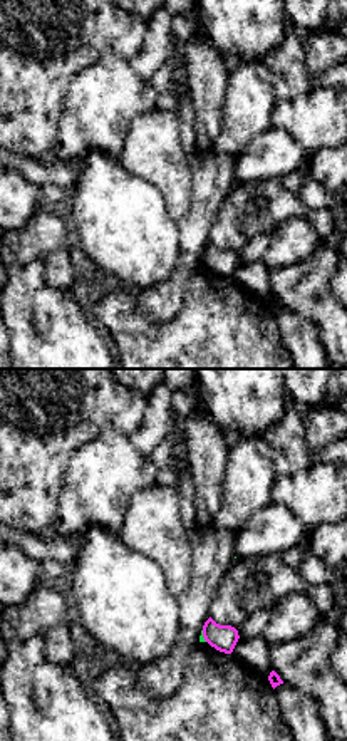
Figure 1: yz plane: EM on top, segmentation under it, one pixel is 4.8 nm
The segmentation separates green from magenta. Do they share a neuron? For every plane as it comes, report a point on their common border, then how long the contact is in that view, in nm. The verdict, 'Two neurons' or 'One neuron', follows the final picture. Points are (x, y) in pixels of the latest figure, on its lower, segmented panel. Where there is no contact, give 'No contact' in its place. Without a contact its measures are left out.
Touches green at (201, 636). Shared border 60 nm

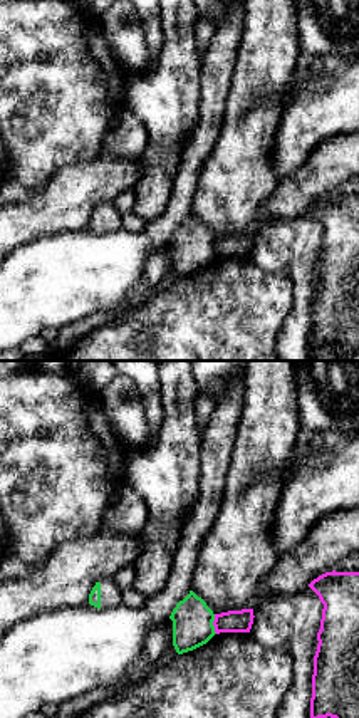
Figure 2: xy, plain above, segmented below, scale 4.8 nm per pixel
Touches green at (212, 624). Shared border 100 nm

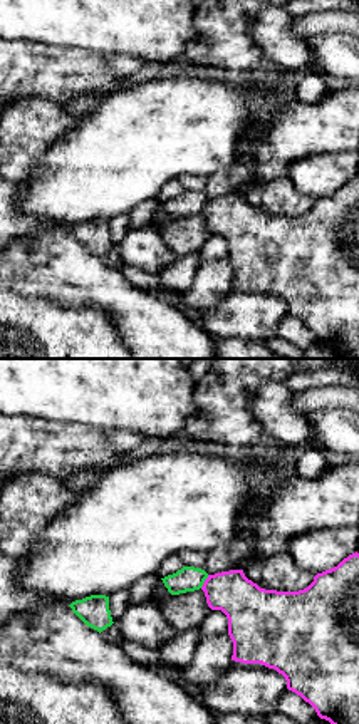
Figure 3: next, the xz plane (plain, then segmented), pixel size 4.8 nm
Touches green at (203, 582). Shared border 80 nm

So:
Two neurons

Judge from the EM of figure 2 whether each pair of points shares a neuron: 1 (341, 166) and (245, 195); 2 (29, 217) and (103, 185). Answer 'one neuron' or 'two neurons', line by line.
1: two neurons
2: one neuron

